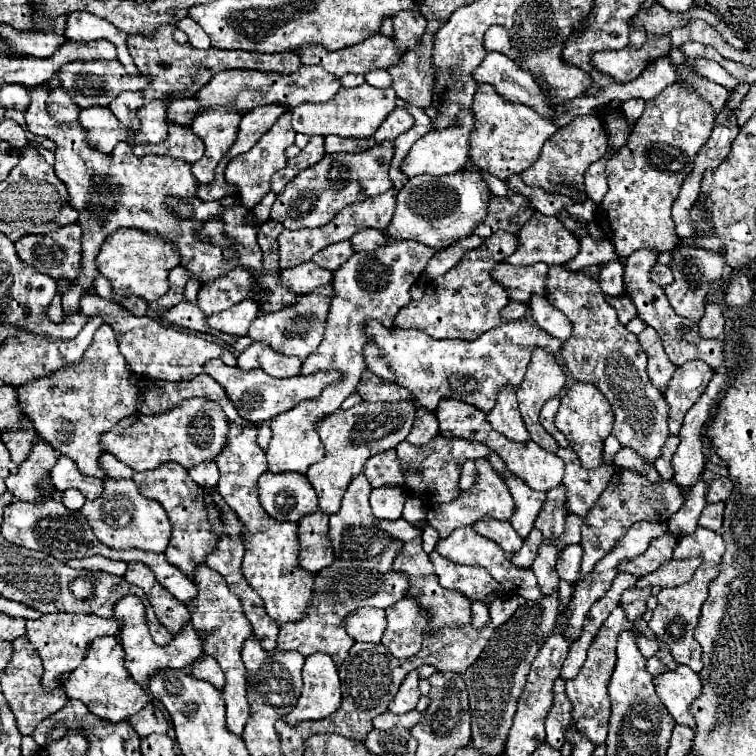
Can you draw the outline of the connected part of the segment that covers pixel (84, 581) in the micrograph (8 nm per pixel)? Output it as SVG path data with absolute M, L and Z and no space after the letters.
M87 575L85 577L77 577L77 581L73 581L71 589L73 589L73 595L75 597L81 597L81 599L93 597L93 583L89 581Z

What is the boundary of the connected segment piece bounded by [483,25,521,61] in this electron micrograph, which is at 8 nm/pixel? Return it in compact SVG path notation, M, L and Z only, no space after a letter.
M493 25L493 27L487 29L483 45L485 45L487 53L497 51L497 53L503 53L505 57L513 59L513 61L521 61L521 53L517 53L517 49L513 49L511 37L509 37L509 33L501 25Z

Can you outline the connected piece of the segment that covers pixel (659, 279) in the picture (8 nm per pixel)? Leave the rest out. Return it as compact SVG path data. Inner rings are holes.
M657 263L653 267L653 271L651 271L651 279L655 283L659 283L661 287L665 287L665 285L669 285L673 281L673 273L671 273L671 269L668 266Z

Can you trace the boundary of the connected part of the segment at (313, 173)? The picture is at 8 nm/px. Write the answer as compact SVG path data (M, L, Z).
M385 141L385 145L375 145L357 155L335 153L325 155L317 165L301 171L295 179L291 179L281 195L277 195L271 207L271 219L279 221L285 229L301 229L301 227L323 227L331 221L343 207L351 203L365 201L367 197L381 195L391 189L389 181L389 165L393 157L393 141Z

